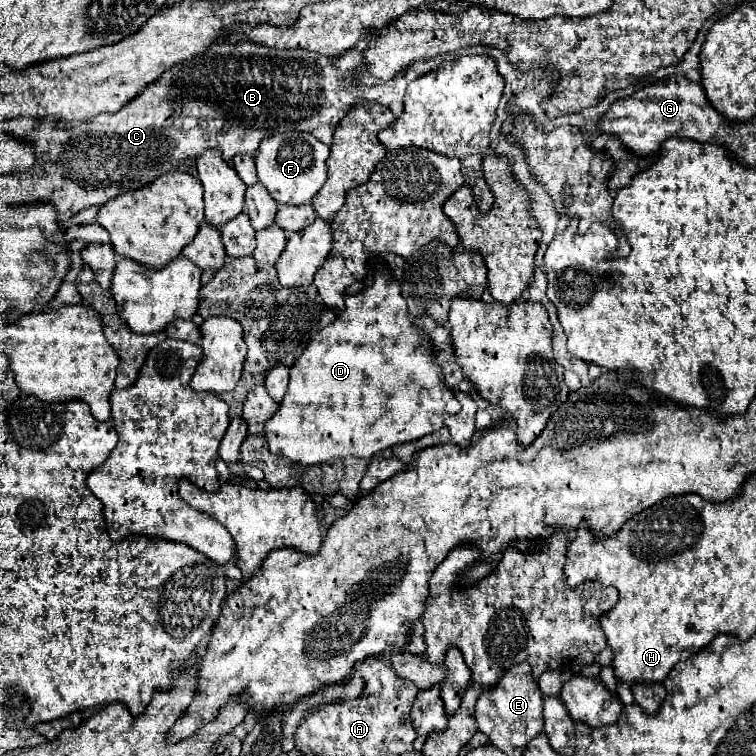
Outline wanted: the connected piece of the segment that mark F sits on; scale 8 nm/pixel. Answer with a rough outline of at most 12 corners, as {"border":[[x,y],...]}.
{"border":[[310,133],[270,135],[258,179],[278,203],[310,203],[330,147]]}

